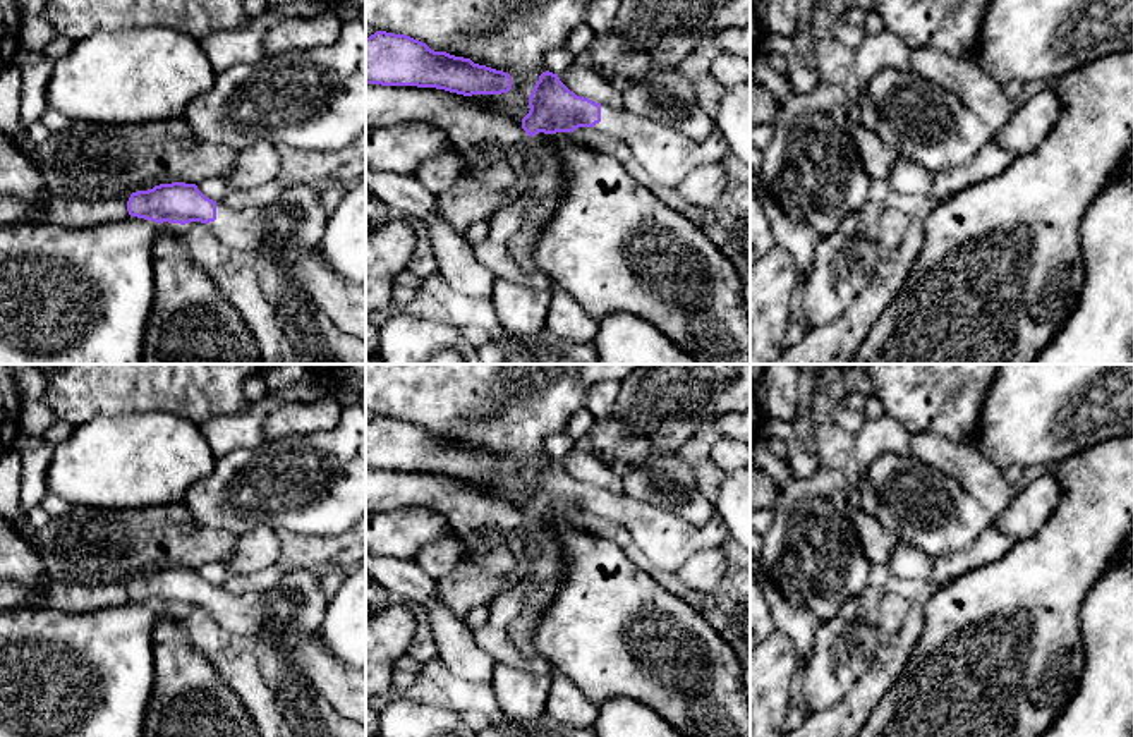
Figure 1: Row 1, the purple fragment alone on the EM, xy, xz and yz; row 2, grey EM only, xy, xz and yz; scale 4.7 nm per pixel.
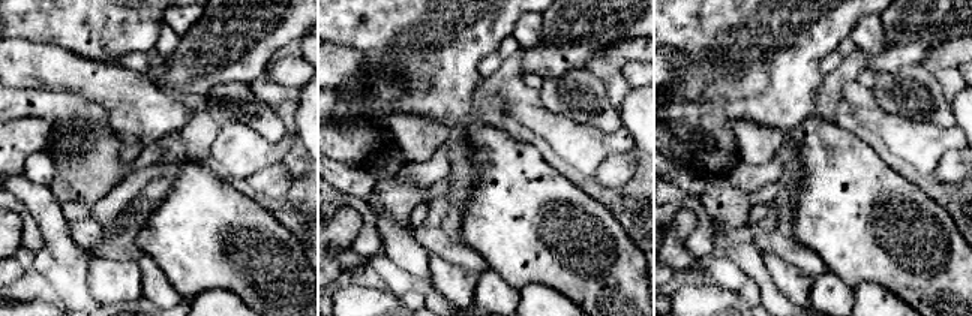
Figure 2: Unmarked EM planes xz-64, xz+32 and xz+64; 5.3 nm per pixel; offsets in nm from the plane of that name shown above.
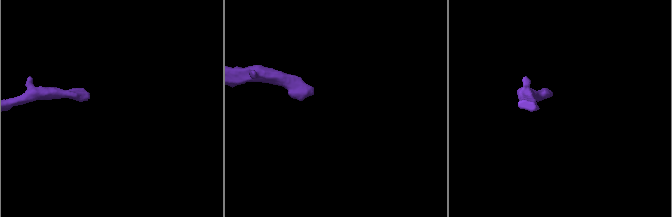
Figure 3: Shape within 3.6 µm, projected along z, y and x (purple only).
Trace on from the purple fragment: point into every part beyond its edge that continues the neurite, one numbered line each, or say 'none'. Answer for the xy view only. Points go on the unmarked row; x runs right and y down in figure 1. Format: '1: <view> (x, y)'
1: xy (246, 615)

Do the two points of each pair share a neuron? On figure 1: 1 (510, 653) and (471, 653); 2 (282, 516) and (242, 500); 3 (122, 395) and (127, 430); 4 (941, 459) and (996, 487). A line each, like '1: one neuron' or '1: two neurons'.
1: two neurons
2: one neuron
3: two neurons
4: one neuron

